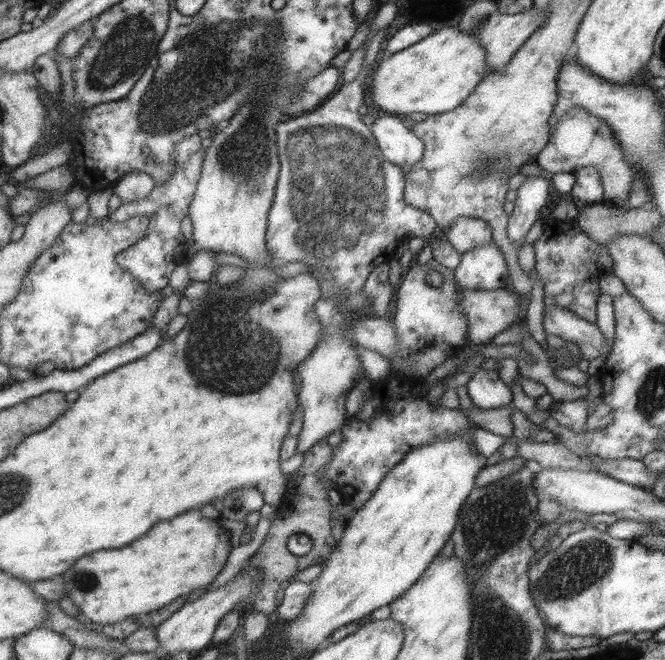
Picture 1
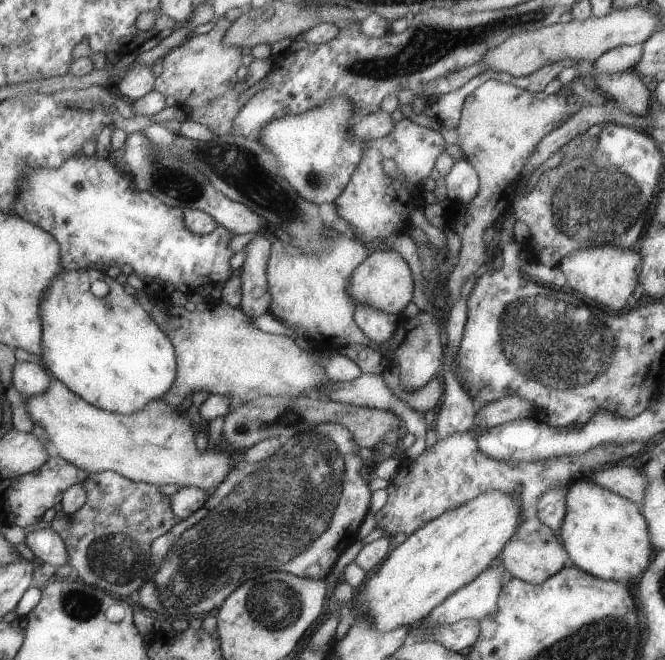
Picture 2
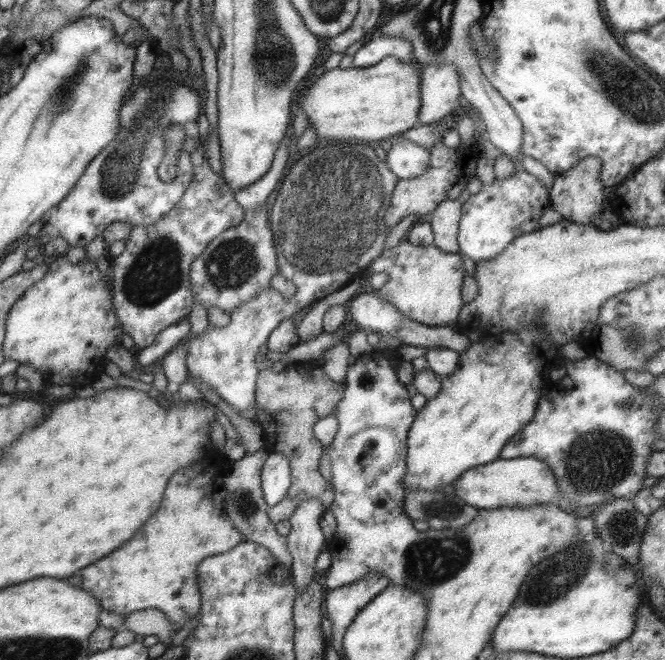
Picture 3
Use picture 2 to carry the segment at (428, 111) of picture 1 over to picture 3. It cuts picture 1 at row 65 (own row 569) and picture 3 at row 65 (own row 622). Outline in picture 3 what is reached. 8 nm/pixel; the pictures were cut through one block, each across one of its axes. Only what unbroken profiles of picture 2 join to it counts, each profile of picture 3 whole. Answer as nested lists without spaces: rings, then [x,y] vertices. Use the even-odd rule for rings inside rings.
[[[385,57],[366,68],[333,68],[319,76],[301,96],[298,106],[316,136],[327,142],[375,142],[395,138],[416,126],[419,103],[419,79],[422,66],[415,61],[401,63]]]

